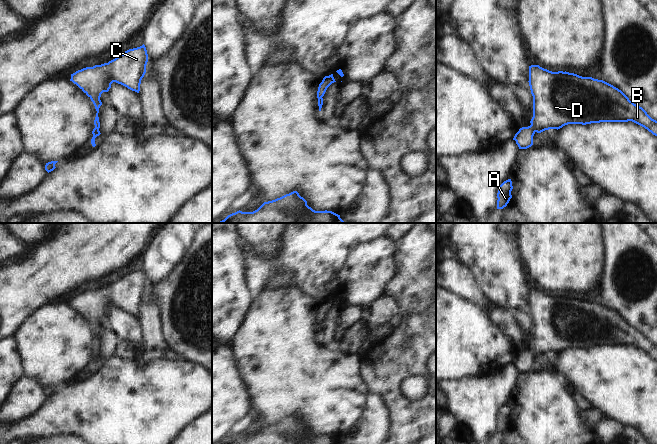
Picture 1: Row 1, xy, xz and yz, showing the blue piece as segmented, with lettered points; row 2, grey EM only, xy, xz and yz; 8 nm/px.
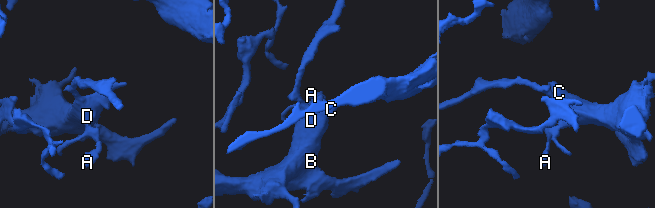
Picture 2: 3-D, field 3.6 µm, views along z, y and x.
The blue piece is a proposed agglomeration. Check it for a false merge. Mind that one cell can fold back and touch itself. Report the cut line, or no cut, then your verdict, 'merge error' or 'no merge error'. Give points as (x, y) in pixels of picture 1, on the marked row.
no cut; no merge error

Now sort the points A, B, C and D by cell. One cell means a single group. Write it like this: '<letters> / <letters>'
A B C D

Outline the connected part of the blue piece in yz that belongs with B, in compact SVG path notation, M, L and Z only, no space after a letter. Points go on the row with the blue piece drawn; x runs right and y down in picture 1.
M531 65L528 82L533 96L533 117L531 125L520 128L513 138L519 149L531 147L536 132L558 130L568 124L632 121L657 136L657 121L642 107L630 101L621 90L603 80L582 77L566 71L552 72L539 65Z

